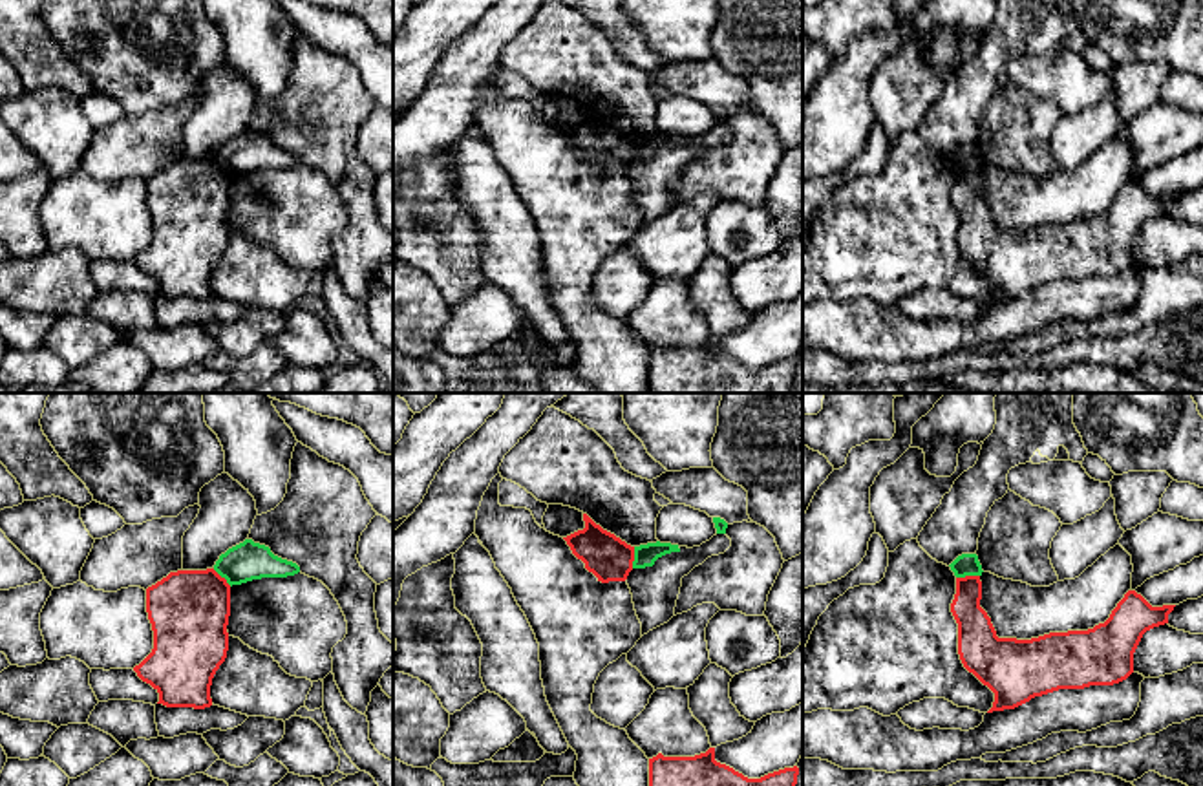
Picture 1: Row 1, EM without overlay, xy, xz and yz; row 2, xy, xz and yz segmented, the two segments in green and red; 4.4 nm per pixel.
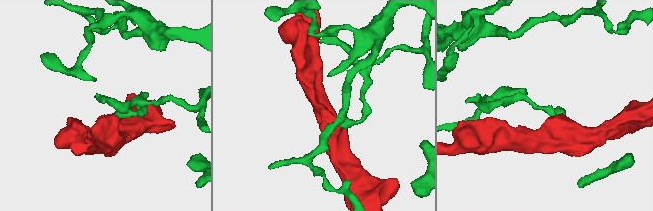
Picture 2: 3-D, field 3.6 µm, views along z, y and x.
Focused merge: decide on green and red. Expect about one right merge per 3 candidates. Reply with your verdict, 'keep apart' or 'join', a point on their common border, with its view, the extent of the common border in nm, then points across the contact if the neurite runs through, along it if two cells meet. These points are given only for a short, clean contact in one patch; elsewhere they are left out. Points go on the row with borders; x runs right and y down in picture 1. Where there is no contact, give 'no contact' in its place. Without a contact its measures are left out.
keep apart; meets green in yz at (968, 574); contact 110 nm long

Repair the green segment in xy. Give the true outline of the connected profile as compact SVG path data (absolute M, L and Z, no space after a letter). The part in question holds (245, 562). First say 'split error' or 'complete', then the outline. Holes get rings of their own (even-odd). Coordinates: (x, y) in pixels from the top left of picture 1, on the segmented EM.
complete; M245 539L221 554L214 570L232 587L261 578L294 576L300 567L274 556L269 547Z

